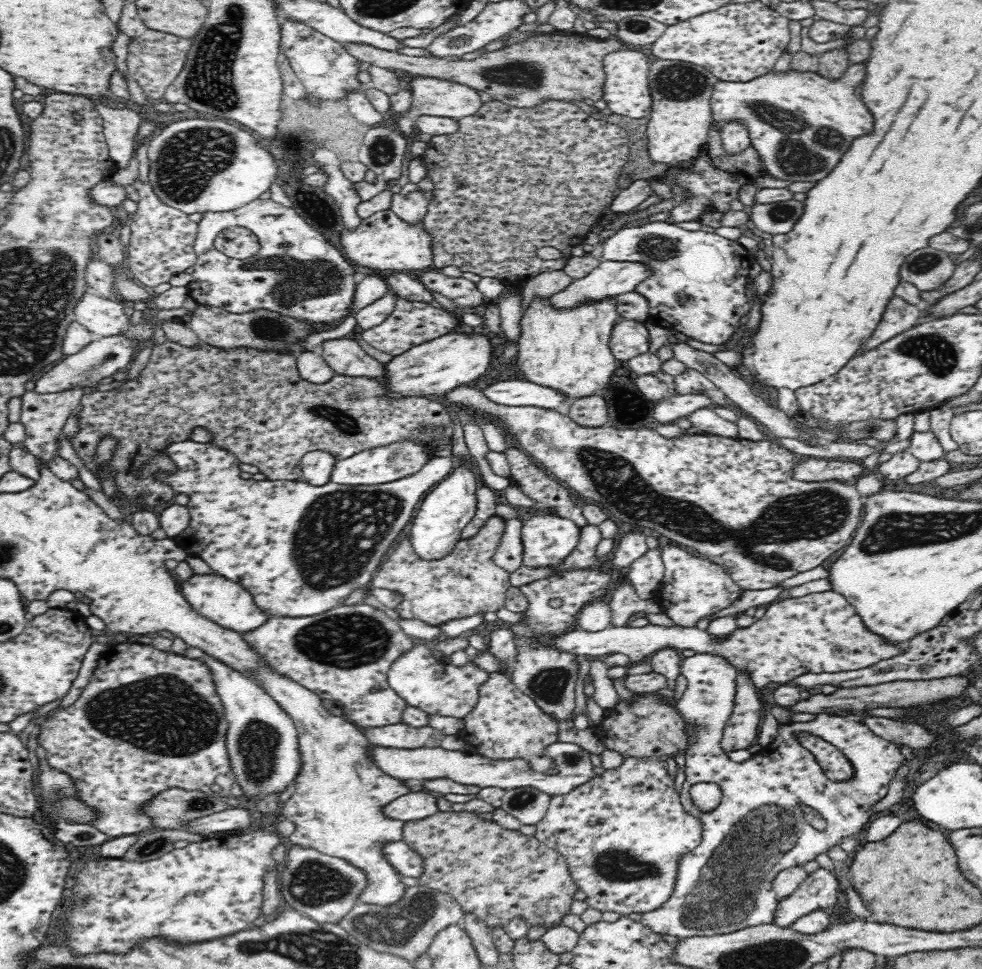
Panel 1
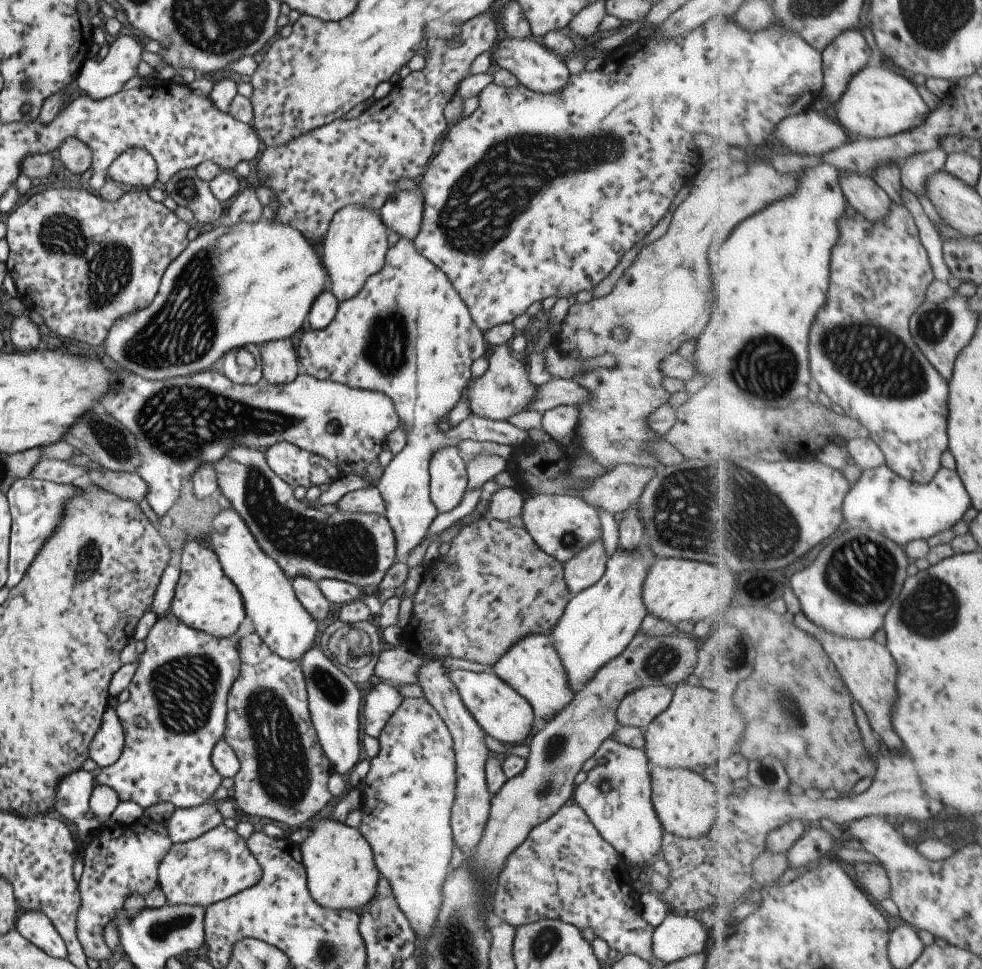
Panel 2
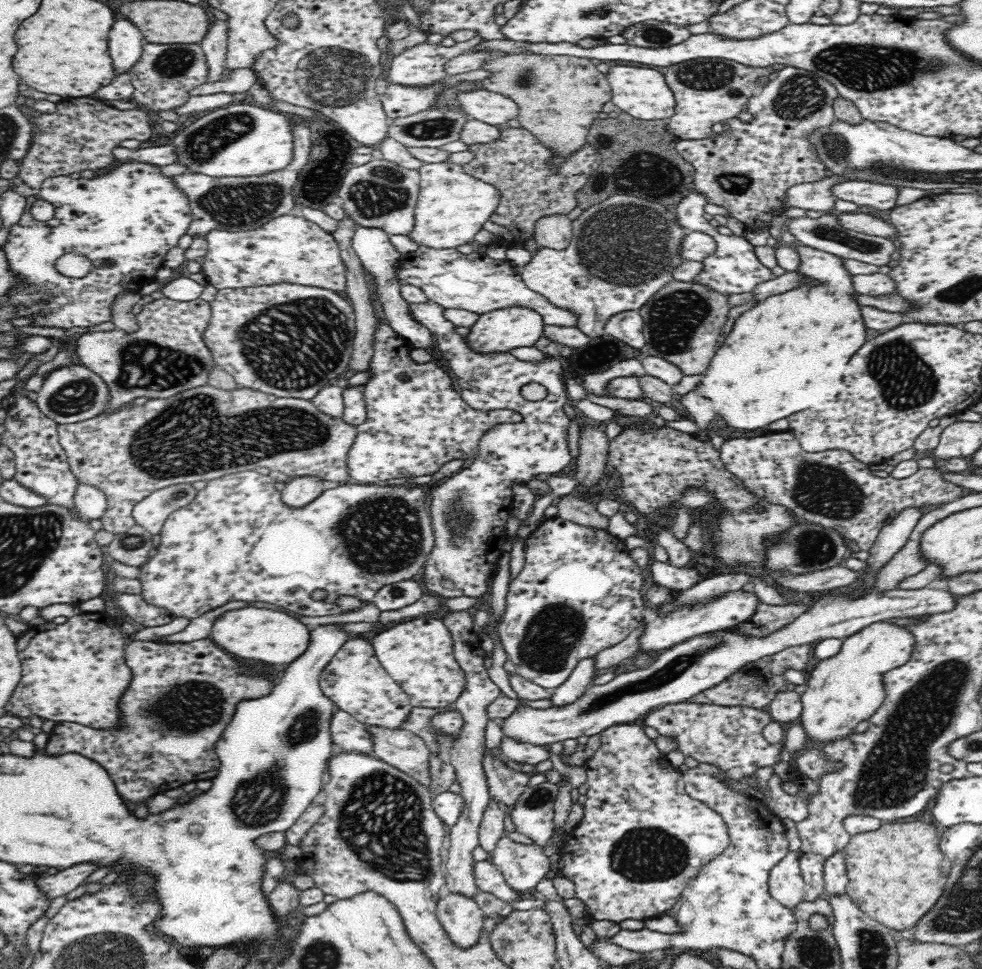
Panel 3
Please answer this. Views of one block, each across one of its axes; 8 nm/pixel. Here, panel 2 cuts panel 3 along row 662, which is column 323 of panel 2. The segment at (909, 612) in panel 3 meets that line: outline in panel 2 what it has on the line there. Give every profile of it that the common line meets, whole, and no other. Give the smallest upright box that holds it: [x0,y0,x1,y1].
[300,645,359,773]

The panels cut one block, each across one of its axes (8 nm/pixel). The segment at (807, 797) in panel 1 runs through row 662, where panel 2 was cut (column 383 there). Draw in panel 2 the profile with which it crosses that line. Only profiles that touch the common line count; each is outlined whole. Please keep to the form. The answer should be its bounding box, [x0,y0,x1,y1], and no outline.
[363,681,403,739]

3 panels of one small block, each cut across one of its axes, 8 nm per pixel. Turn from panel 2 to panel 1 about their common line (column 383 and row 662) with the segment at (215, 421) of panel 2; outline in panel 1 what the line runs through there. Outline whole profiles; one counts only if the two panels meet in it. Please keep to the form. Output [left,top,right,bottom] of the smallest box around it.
[387,644,488,718]

